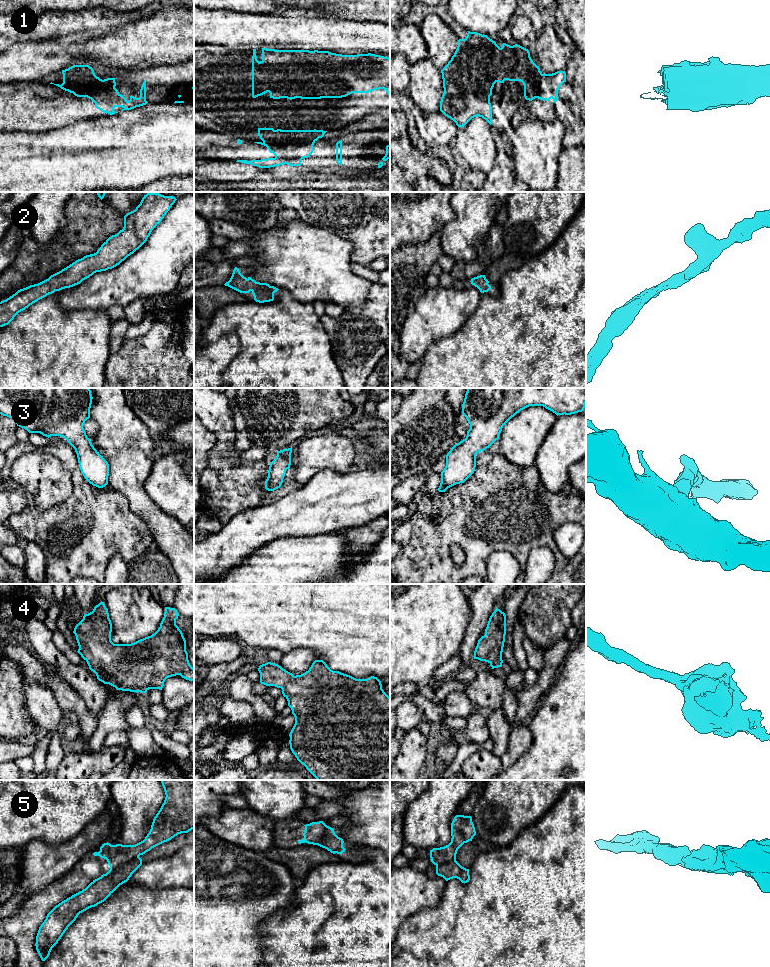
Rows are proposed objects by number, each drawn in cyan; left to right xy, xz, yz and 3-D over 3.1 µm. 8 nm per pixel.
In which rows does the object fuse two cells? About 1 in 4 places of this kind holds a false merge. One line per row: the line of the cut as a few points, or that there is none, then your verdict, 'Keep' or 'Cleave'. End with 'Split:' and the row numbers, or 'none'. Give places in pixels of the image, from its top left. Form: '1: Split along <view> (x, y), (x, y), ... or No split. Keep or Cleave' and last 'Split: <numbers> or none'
1: Split along xz (314, 140), (283, 144), (267, 144), (263, 142). Cleave
2: No split. Keep
3: No split. Keep
4: No split. Keep
5: Split along xy (138, 856), (110, 869). Cleave
Split: 1, 5

